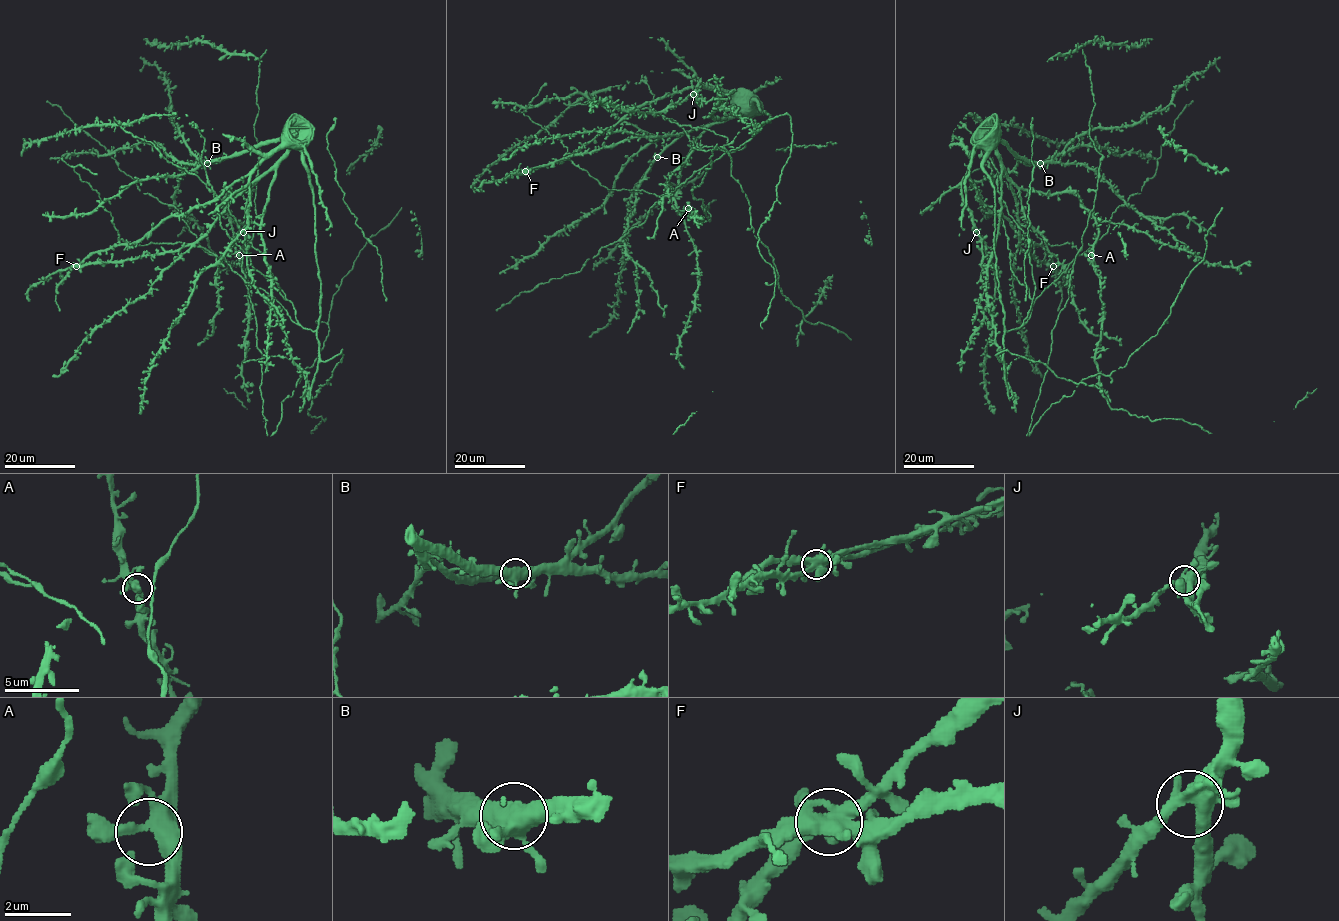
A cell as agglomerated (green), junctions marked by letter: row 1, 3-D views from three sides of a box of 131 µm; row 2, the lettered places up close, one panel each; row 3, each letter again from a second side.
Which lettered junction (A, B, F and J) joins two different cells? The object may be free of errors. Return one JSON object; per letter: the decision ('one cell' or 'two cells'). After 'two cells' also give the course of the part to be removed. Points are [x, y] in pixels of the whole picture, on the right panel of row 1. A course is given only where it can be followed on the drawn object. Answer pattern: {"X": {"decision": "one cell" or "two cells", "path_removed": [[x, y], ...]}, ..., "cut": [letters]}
{"A": {"decision": "one cell"}, "B": {"decision": "one cell"}, "F": {"decision": "one cell"}, "J": {"decision": "one cell"}, "cut": []}

